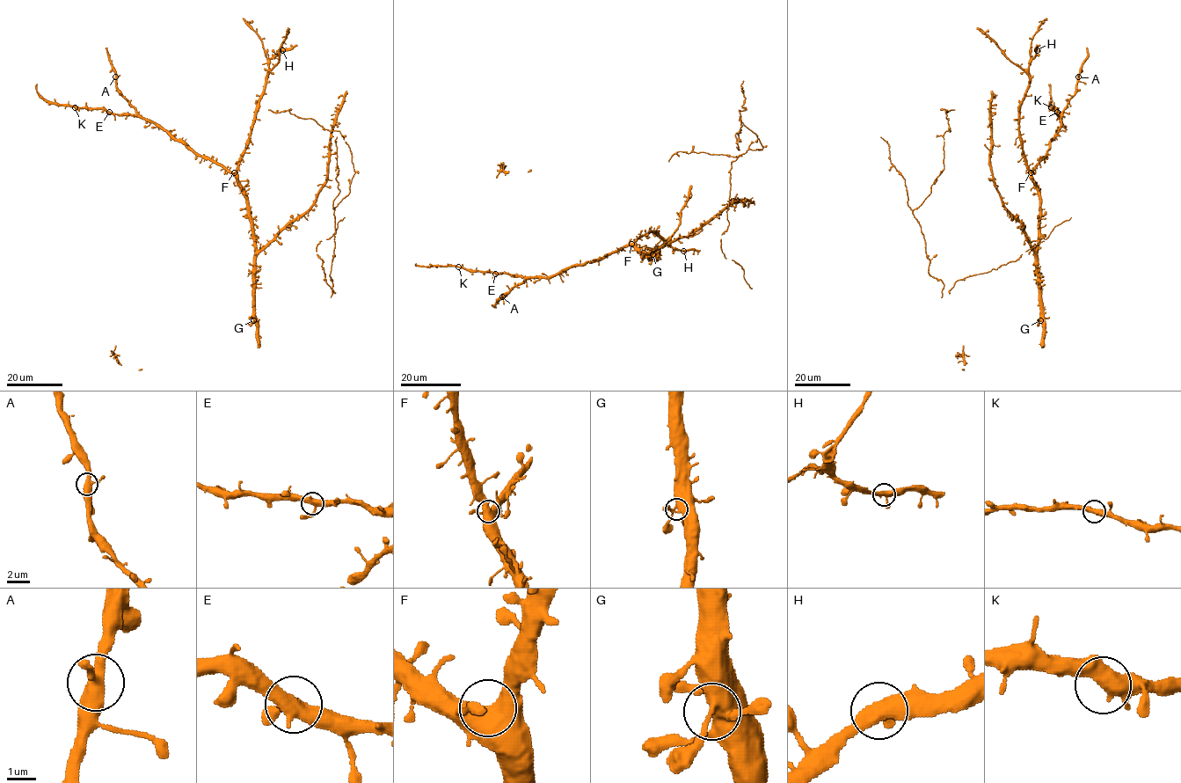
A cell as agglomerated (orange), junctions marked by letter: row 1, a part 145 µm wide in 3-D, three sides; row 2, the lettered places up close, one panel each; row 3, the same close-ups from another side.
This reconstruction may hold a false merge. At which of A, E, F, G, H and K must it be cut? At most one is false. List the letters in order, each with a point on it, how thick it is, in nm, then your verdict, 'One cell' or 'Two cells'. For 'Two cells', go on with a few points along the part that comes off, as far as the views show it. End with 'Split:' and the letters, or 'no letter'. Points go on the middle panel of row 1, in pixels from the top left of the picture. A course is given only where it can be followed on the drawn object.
A: Place: (502, 296). Thickness 440 nm. One cell
E: Place: (495, 274). Thickness 400 nm. One cell
F: Place: (631, 244). Thickness 500 nm. One cell
G: Place: (652, 254). Thickness 340 nm. One cell
H: Place: (683, 251). Thickness 400 nm. One cell
K: Place: (458, 267). Thickness 420 nm. One cell
Split: no letter

